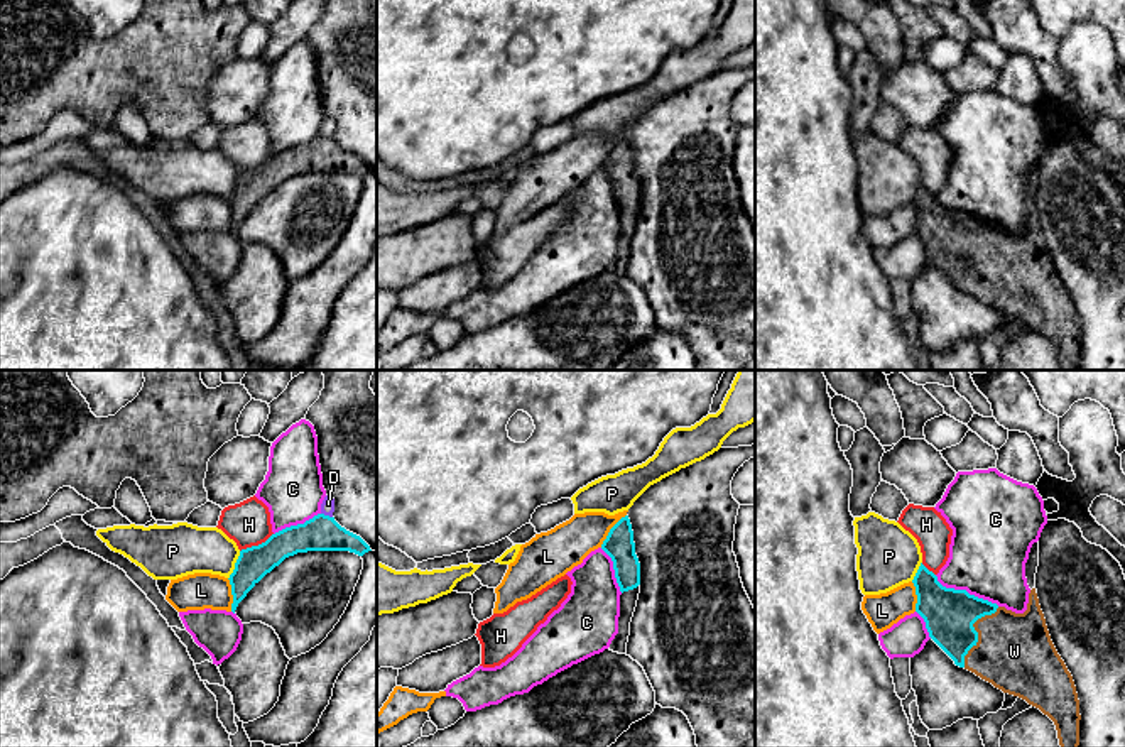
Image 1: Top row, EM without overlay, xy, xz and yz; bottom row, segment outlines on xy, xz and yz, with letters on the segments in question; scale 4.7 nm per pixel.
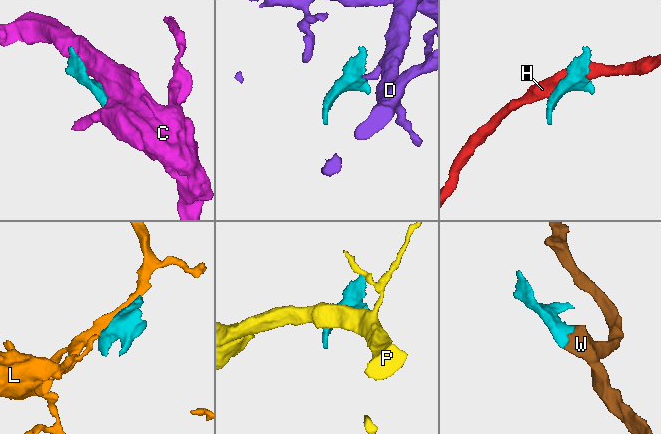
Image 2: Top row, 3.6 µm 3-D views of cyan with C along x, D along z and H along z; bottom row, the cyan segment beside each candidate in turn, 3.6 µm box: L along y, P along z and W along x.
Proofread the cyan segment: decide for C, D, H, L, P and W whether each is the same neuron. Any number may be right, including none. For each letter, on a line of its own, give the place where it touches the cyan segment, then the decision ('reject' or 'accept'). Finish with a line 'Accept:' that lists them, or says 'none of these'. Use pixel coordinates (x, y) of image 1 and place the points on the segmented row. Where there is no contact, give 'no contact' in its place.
C: yz (965, 590) | reject
D: xy (326, 516) | reject
H: xy (255, 546) | reject
L: xz (610, 531) | reject
P: xy (235, 565) | reject
W: yz (977, 632) | accept
Accept: W

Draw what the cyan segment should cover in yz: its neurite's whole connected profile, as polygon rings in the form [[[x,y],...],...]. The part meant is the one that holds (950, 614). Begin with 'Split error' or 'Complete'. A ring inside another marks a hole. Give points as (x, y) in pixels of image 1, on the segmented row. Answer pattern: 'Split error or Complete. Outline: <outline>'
Split error. Outline: [[[922,563],[912,580],[916,612],[924,619],[929,637],[954,661],[1003,693],[1019,696],[1047,715],[1057,730],[1061,747],[1079,745],[1079,700],[1071,673],[1057,654],[1035,588],[1027,610],[1015,613],[966,590],[946,588]]]

